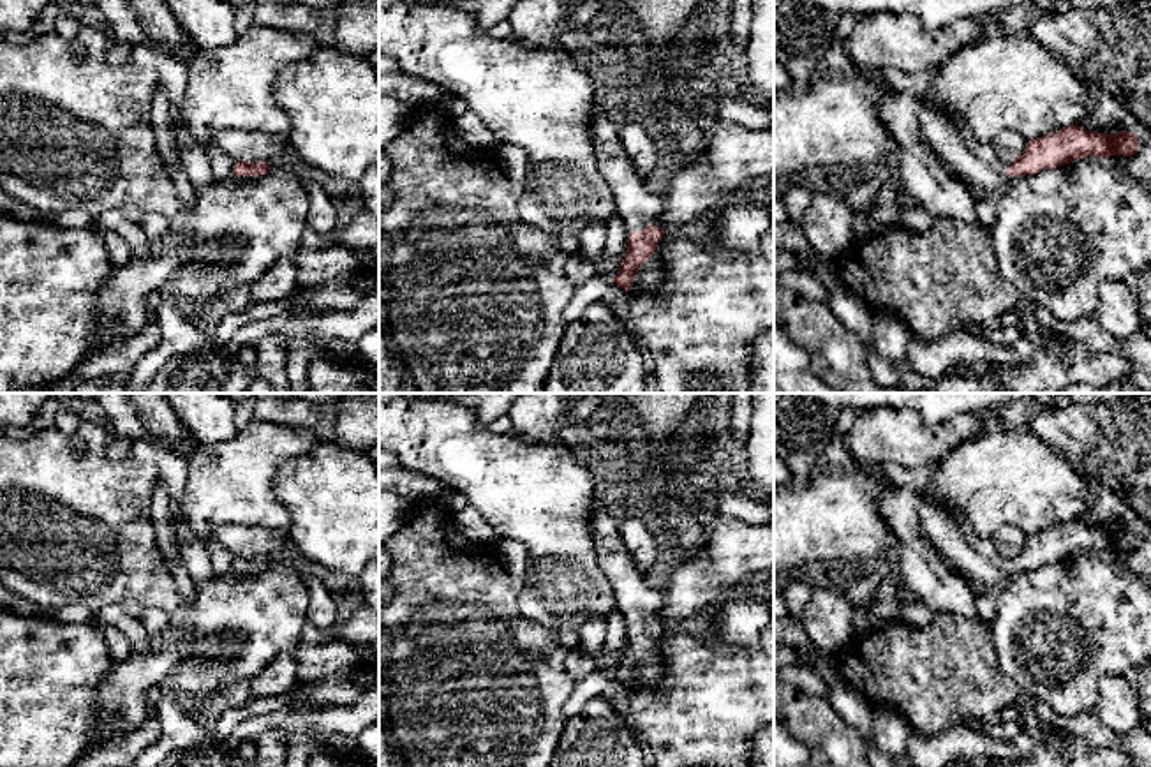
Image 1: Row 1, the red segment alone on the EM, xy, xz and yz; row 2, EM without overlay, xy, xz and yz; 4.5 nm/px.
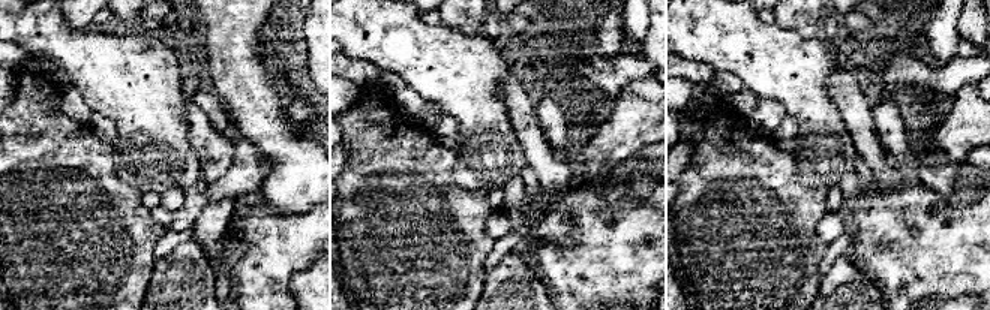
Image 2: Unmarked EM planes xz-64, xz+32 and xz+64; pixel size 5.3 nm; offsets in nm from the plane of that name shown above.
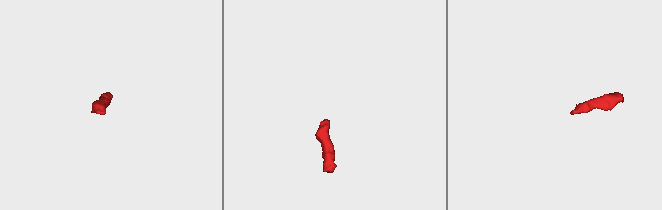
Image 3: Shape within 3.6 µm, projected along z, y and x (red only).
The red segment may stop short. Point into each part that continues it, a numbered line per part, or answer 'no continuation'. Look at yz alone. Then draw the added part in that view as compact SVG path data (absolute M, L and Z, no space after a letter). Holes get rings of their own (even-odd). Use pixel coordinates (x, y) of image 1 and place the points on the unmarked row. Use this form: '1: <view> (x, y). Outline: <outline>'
1: yz (979, 561). Outline: M917 492L922 536L938 555L978 591L998 591L1006 580L1006 557L992 540L975 534L966 518Z

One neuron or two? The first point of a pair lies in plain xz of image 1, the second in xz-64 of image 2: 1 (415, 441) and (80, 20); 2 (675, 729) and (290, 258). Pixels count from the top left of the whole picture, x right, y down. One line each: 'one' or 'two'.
1: two
2: one

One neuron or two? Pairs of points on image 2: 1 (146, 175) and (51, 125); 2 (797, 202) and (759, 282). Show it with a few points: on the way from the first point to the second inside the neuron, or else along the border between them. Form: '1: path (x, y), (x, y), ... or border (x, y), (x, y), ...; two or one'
1: border (113, 146), (114, 172), (134, 187); two
2: path (777, 222), (759, 240), (759, 262); one

